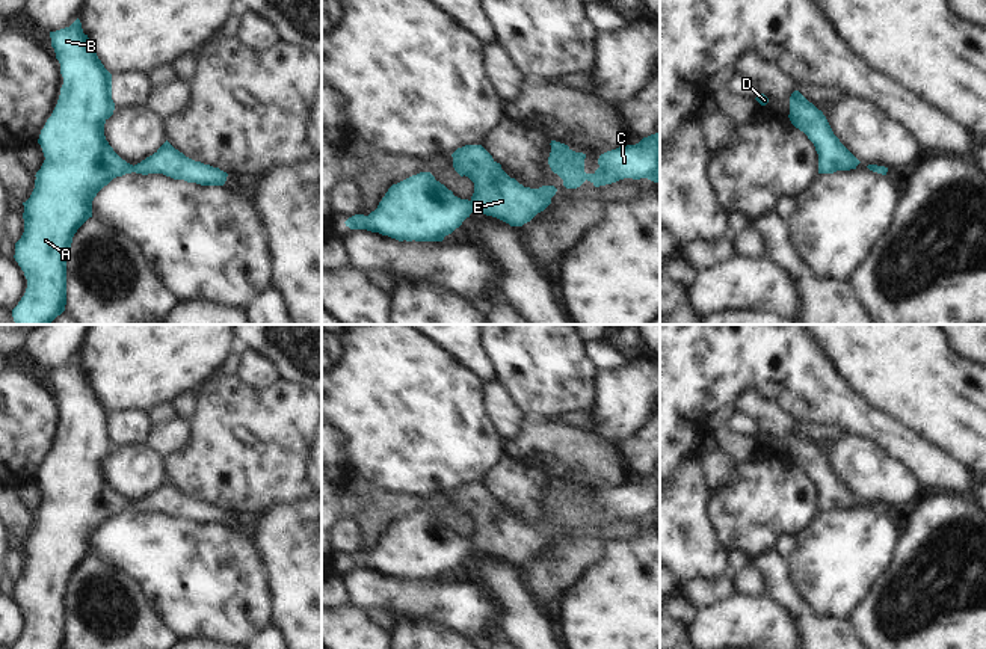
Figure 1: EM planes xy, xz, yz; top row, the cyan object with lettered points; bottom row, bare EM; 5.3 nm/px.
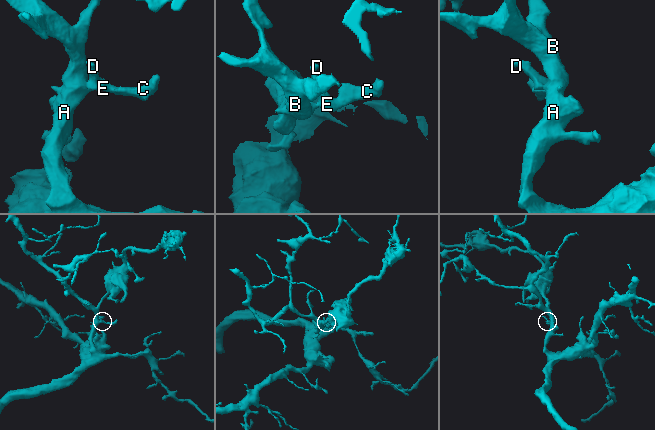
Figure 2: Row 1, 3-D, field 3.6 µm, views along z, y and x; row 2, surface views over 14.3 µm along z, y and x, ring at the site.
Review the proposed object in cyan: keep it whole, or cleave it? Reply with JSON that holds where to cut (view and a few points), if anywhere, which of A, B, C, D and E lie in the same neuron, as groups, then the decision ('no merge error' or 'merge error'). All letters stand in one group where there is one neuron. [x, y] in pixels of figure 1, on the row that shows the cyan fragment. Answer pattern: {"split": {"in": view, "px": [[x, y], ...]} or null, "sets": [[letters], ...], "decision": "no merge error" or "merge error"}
{"split": null, "sets": [["A", "B", "C", "D", "E"]], "decision": "no merge error"}

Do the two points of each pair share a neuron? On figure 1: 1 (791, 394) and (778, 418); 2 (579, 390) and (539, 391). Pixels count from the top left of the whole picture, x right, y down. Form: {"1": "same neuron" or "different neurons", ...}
{"1": "different neurons", "2": "same neuron"}

